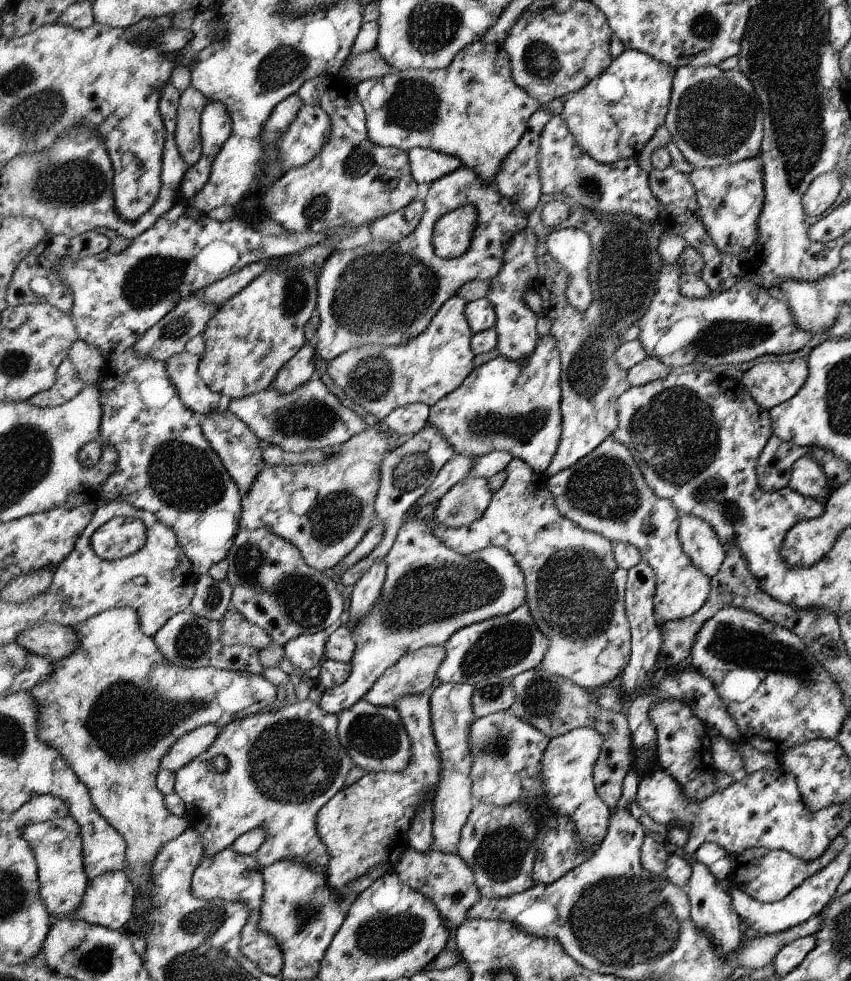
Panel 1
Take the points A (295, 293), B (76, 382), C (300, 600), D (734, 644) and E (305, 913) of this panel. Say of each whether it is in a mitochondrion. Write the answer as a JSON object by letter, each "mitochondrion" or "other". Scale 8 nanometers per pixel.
{"A":"mitochondrion","B":"other","C":"mitochondrion","D":"mitochondrion","E":"mitochondrion"}

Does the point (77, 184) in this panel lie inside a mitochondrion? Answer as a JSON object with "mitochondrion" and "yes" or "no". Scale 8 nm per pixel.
{"mitochondrion":"yes"}

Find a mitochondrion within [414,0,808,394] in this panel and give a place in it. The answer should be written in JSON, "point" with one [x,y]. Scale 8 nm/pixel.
{"point":[715,119]}

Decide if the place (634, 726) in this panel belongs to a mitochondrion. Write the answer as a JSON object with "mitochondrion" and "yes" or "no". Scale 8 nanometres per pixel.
{"mitochondrion":"no"}

